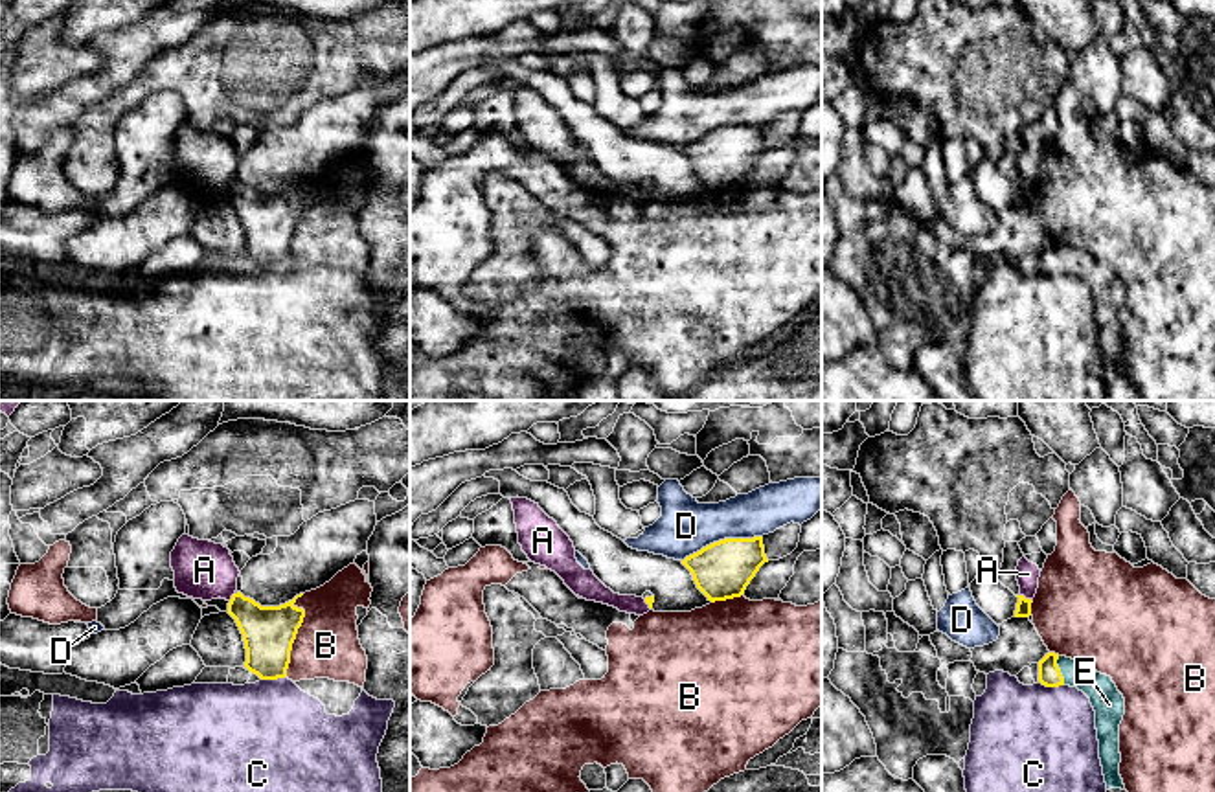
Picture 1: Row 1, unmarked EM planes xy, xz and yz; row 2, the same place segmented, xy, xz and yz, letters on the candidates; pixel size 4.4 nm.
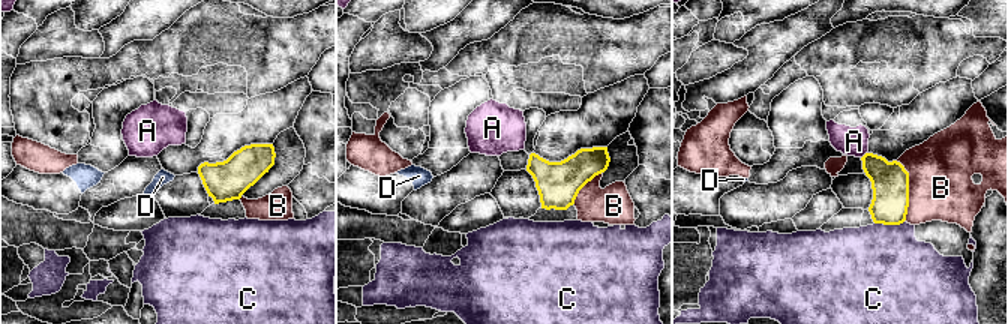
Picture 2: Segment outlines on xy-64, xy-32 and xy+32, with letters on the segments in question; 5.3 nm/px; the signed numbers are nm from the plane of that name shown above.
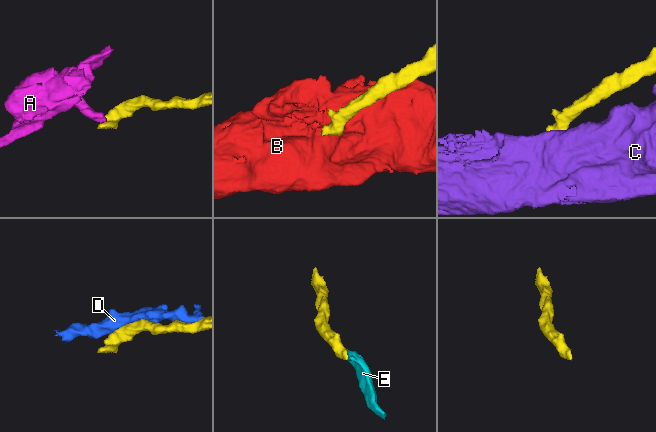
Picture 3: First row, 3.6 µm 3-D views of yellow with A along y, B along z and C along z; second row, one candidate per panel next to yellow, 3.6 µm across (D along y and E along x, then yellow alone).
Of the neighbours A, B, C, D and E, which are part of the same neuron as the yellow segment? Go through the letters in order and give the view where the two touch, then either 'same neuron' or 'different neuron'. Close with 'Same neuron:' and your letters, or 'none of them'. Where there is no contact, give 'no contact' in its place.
A: yz | different neuron
B: xy | different neuron
C: xy | different neuron
D: xz | different neuron
E: yz | same neuron
Same neuron: E

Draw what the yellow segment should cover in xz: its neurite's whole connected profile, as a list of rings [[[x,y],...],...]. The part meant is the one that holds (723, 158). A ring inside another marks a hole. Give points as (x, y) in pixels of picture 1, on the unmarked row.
[[[763,125],[724,127],[682,149],[711,191],[741,186],[765,151]]]

